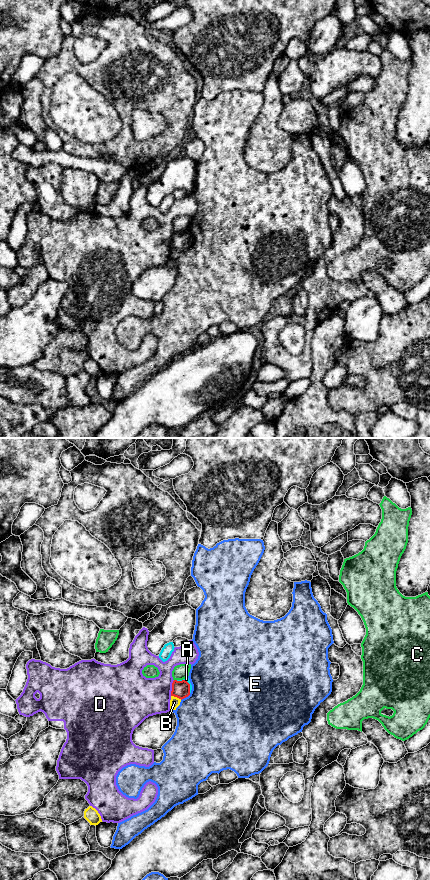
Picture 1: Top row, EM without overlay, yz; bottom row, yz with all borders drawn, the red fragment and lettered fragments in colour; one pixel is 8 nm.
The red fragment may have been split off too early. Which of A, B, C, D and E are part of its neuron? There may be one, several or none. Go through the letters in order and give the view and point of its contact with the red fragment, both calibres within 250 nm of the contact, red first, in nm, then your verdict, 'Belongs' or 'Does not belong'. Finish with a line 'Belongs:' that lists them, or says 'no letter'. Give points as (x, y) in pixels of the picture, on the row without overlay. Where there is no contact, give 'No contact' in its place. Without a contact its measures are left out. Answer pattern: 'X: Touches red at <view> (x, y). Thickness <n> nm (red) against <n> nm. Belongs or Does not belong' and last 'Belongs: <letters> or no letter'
A: Touches red at yz (187, 234). Thickness 140 nm (red) against 30 nm. Does not belong
B: Touches red at yz (176, 248). Thickness 140 nm (red) against 80 nm. Does not belong
C: Touches red at yz (175, 232). Thickness 140 nm (red) against 120 nm. Does not belong
D: Touches red at yz (172, 240). Thickness 140 nm (red) against 320 nm. Does not belong
E: Touches red at yz (185, 249). Thickness 140 nm (red) against 480 nm. Does not belong
Belongs: no letter

